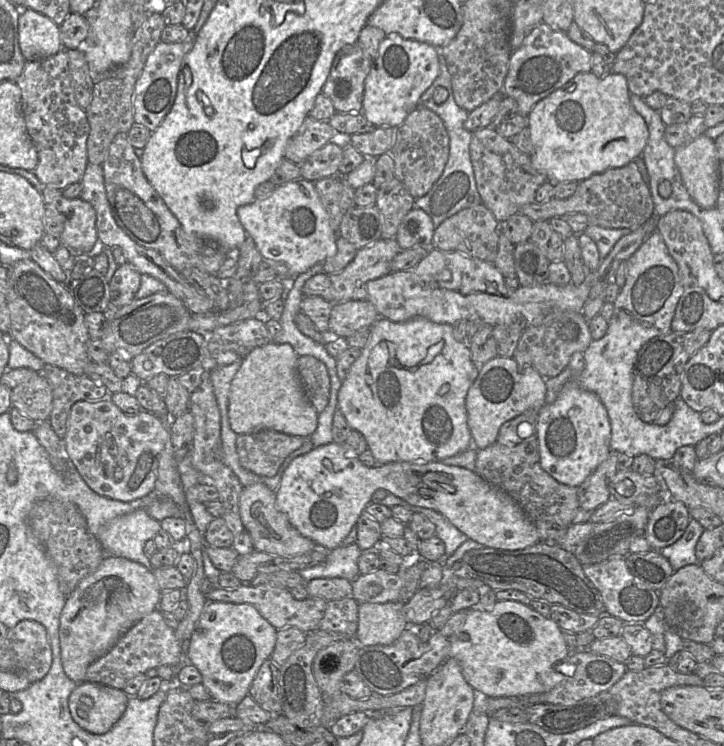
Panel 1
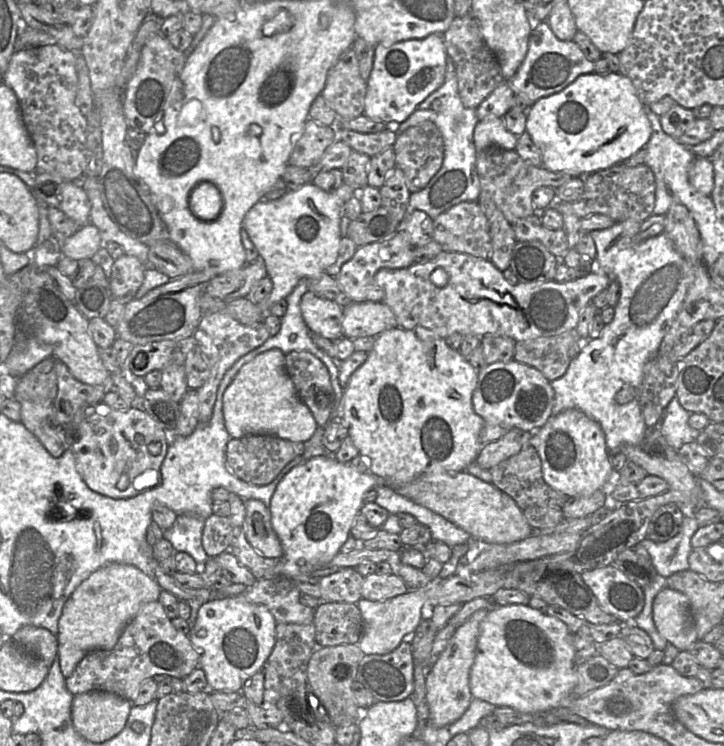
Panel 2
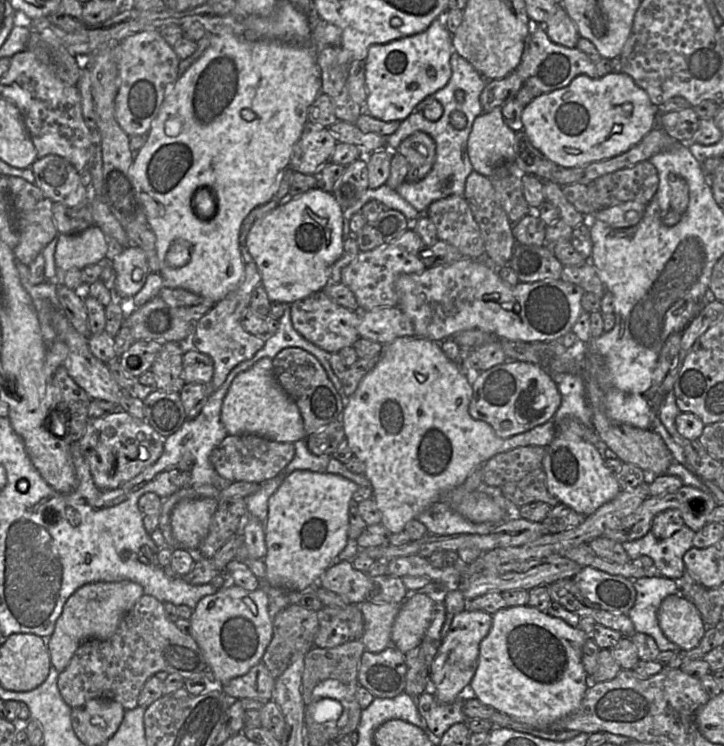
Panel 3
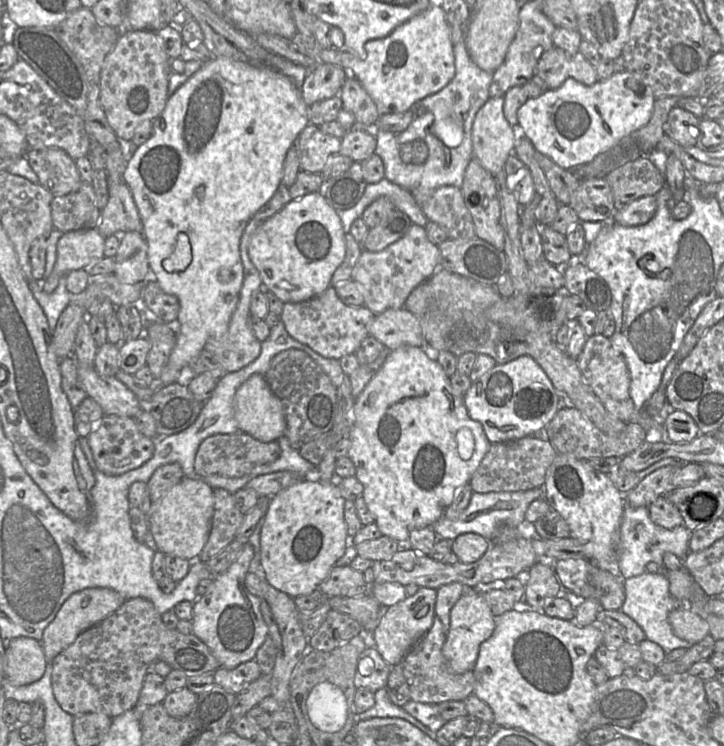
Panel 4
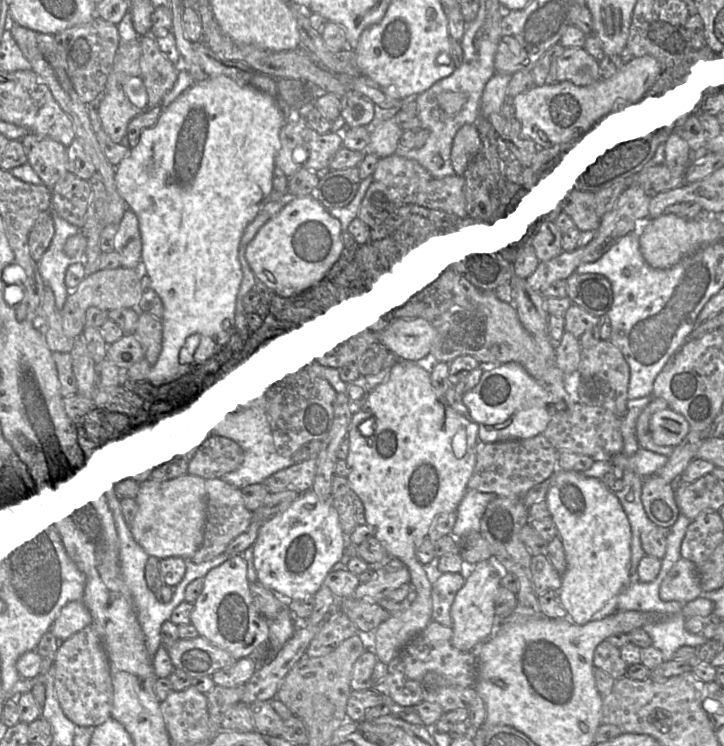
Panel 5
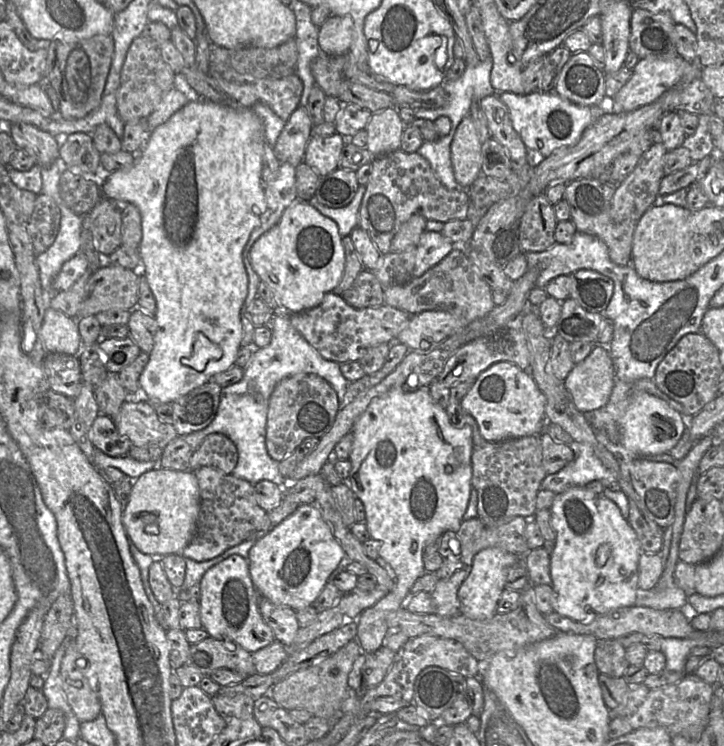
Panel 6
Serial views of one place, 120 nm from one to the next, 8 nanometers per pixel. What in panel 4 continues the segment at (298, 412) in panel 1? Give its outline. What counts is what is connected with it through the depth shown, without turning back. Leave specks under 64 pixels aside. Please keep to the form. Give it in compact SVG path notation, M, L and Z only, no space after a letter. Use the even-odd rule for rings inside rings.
M253 374L237 389L233 407L238 432L263 442L272 442L284 436L284 406L271 391L264 375Z

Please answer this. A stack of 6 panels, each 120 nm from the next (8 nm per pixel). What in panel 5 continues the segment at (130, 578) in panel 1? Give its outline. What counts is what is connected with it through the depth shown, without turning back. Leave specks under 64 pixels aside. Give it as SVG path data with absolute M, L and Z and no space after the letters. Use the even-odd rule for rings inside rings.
M82 600L66 604L49 631L63 642L92 623L92 616Z

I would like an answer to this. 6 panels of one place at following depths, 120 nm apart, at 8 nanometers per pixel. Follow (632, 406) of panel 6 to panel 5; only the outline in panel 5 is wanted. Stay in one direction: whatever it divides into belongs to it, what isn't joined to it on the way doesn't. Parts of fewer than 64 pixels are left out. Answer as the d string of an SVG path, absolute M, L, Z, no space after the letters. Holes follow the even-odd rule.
M670 408L655 412L649 422L652 439L659 446L678 446L690 430L685 417Z

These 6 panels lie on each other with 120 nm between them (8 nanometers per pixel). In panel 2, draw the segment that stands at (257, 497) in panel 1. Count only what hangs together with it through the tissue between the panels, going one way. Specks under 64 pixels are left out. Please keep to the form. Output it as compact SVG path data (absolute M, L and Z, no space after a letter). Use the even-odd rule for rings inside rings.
M257 499L244 501L245 506L245 535L250 545L264 558L280 558L282 546L274 532L269 508Z

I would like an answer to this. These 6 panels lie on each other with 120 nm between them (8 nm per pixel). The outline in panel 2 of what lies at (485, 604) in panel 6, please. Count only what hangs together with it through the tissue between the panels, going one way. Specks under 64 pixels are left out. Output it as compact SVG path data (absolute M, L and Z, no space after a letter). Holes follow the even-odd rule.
M480 609L456 628L446 648L435 658L435 662L426 677L425 701L429 707L430 722L435 727L445 727L457 721L468 709L473 699L469 675L475 659L480 623L488 612L490 611L487 609Z

